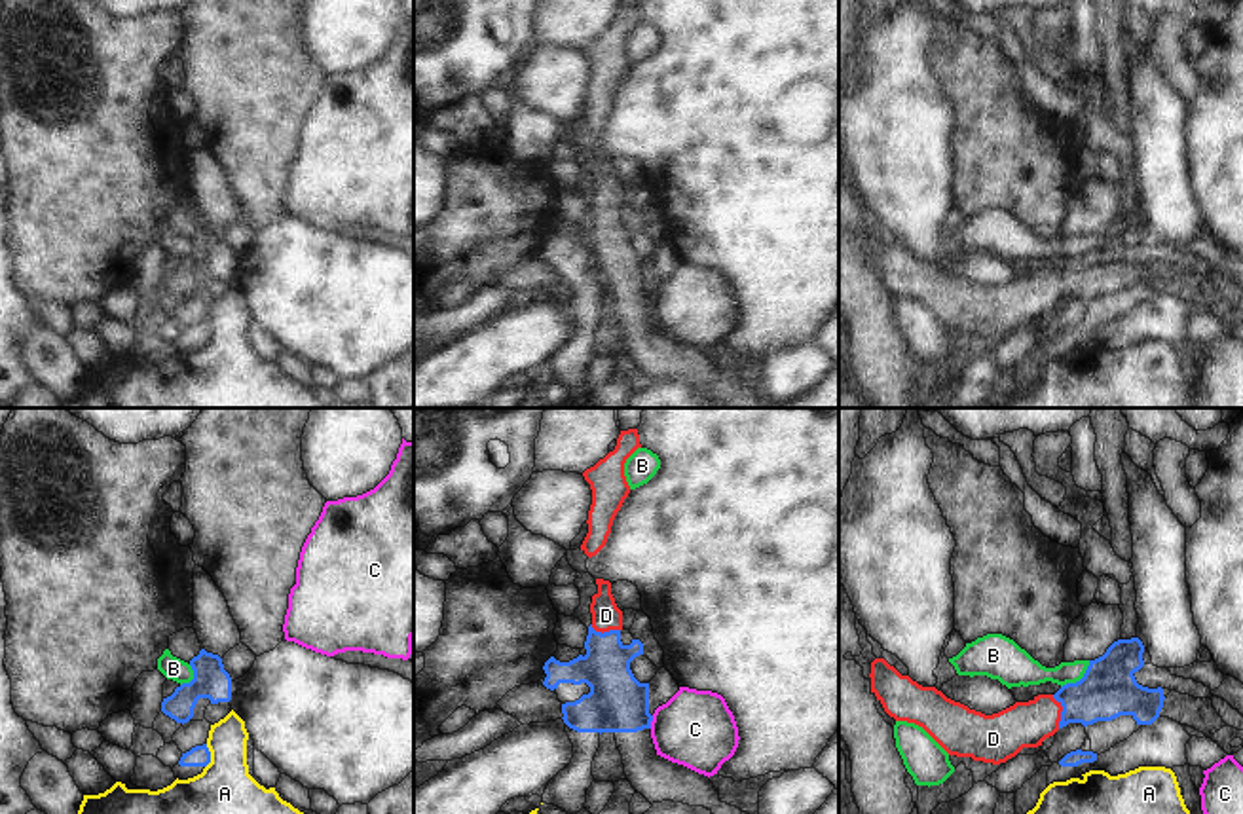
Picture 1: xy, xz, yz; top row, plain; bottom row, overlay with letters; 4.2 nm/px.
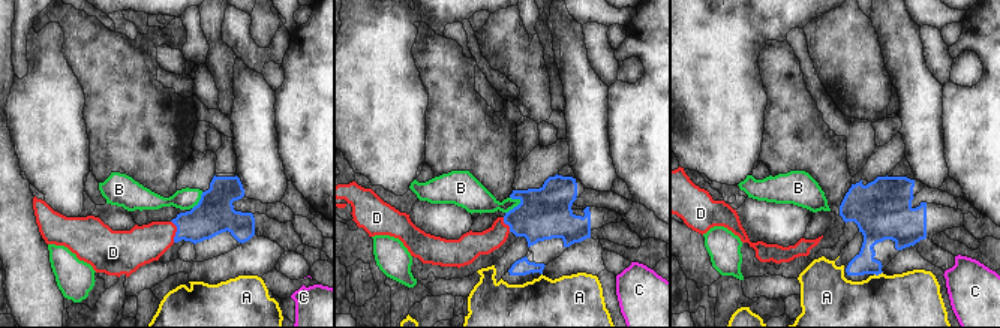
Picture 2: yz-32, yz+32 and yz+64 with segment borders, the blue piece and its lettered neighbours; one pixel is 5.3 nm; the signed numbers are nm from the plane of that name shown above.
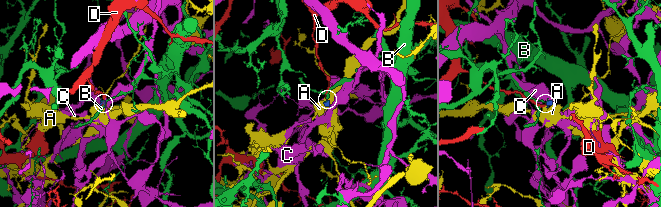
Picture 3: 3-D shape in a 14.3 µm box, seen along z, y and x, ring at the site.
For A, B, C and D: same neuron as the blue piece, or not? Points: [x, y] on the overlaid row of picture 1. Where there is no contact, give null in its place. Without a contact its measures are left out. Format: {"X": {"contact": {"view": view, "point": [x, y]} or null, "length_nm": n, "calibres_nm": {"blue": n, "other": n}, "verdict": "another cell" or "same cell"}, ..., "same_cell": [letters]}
{"A": {"contact": {"view": "xy", "point": [209, 756]}, "length_nm": 100, "calibres_nm": {"blue": 90, "other": 240}, "verdict": "another cell"}, "B": {"contact": {"view": "yz", "point": [1080, 680]}, "length_nm": 170, "calibres_nm": {"blue": 240, "other": 130}, "verdict": "another cell"}, "C": {"contact": {"view": "xz", "point": [651, 720]}, "length_nm": 60, "calibres_nm": {"blue": 260, "other": 320}, "verdict": "another cell"}, "D": {"contact": {"view": "yz", "point": [1061, 712]}, "length_nm": 150, "calibres_nm": {"blue": 240, "other": 190}, "verdict": "same cell"}, "same_cell": ["D"]}

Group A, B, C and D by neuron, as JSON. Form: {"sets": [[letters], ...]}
{"sets": [["A"], ["B"], ["C"], ["D"]]}

